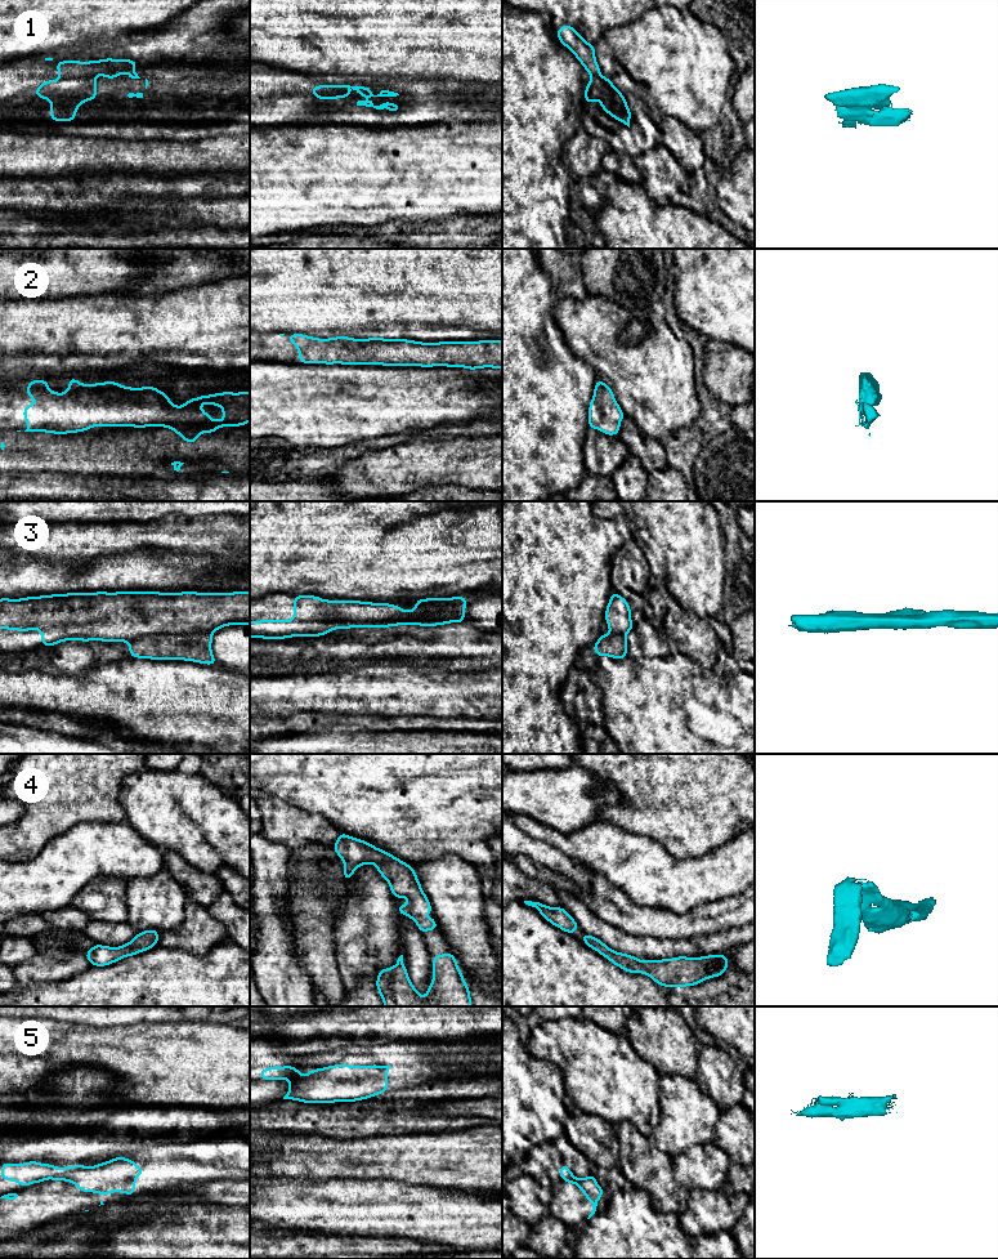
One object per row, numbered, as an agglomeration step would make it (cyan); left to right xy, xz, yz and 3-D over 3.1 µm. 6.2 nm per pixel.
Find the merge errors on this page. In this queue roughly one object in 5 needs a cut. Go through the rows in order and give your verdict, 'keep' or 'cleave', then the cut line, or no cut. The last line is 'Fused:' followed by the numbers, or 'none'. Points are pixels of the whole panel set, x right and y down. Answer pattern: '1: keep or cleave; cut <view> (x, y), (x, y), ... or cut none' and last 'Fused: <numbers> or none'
1: cleave; cut xy (94, 74), (61, 79)
2: cleave; cut xy (39, 401), (117, 403), (117, 423), (125, 425)
3: cleave; cut xy (211, 632), (156, 633), (135, 638), (129, 643)
4: keep; cut none
5: cleave; cut xz (291, 1066), (291, 1074), (287, 1079)
Fused: 1, 2, 3, 5

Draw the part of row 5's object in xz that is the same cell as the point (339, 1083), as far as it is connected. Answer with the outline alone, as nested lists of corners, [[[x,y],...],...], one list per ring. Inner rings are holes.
[[[332,1064],[323,1068],[308,1071],[305,1076],[291,1066],[292,1073],[288,1079],[290,1088],[283,1099],[299,1100],[301,1103],[336,1103],[357,1102],[388,1091],[388,1071],[390,1066],[355,1066],[355,1064]]]

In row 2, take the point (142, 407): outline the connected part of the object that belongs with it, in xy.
[[[76,378],[68,380],[68,389],[57,393],[48,388],[50,380],[30,380],[27,397],[35,402],[54,401],[66,403],[120,405],[122,420],[115,425],[147,428],[160,425],[183,425],[198,428],[243,427],[250,423],[250,390],[221,394],[203,394],[175,406],[166,392],[157,387],[124,387],[113,380],[84,387]],[[202,403],[220,406],[224,419],[214,420],[201,410]]]

